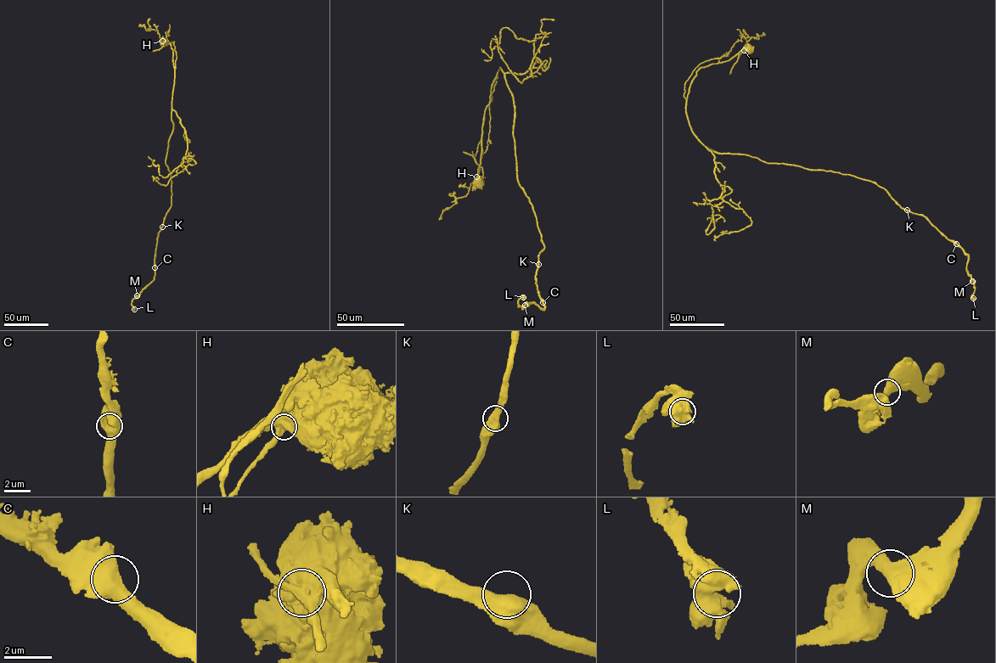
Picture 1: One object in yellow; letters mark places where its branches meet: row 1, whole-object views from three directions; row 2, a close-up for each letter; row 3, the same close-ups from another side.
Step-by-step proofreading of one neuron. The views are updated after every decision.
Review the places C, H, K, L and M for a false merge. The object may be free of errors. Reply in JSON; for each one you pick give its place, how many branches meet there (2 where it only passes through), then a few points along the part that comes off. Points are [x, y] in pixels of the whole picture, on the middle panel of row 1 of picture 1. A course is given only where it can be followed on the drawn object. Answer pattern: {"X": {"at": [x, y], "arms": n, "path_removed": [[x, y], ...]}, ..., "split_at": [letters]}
{"H": {"at": [476, 176], "arms": 2, "path_removed": [[476, 176], [468, 193], [456, 199], [455, 203], [442, 211], [439, 219]]}, "split_at": ["H"]}

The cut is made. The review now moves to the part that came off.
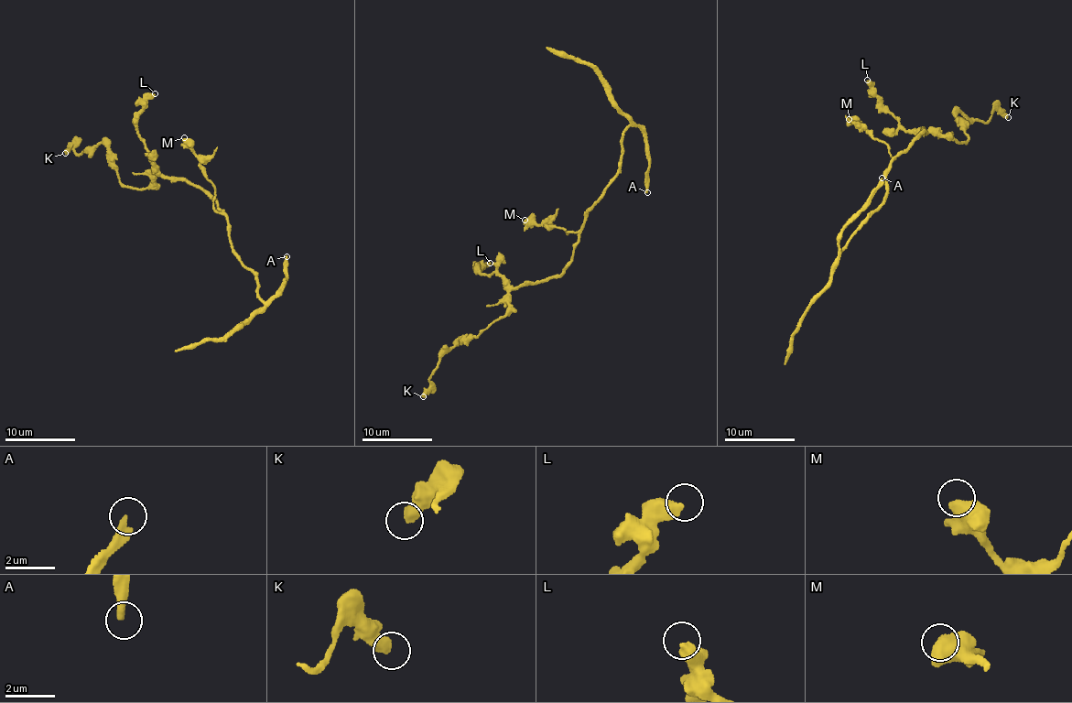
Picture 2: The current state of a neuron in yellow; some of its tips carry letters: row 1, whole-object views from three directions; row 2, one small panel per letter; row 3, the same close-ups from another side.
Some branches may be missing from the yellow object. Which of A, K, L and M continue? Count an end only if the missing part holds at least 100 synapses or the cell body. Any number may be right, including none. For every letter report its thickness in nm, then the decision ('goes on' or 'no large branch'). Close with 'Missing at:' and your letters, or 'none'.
A: 260 nm thick; goes on
K: 480 nm thick; no large branch
L: 480 nm thick; no large branch
M: 650 nm thick; no large branch
Missing at: A

